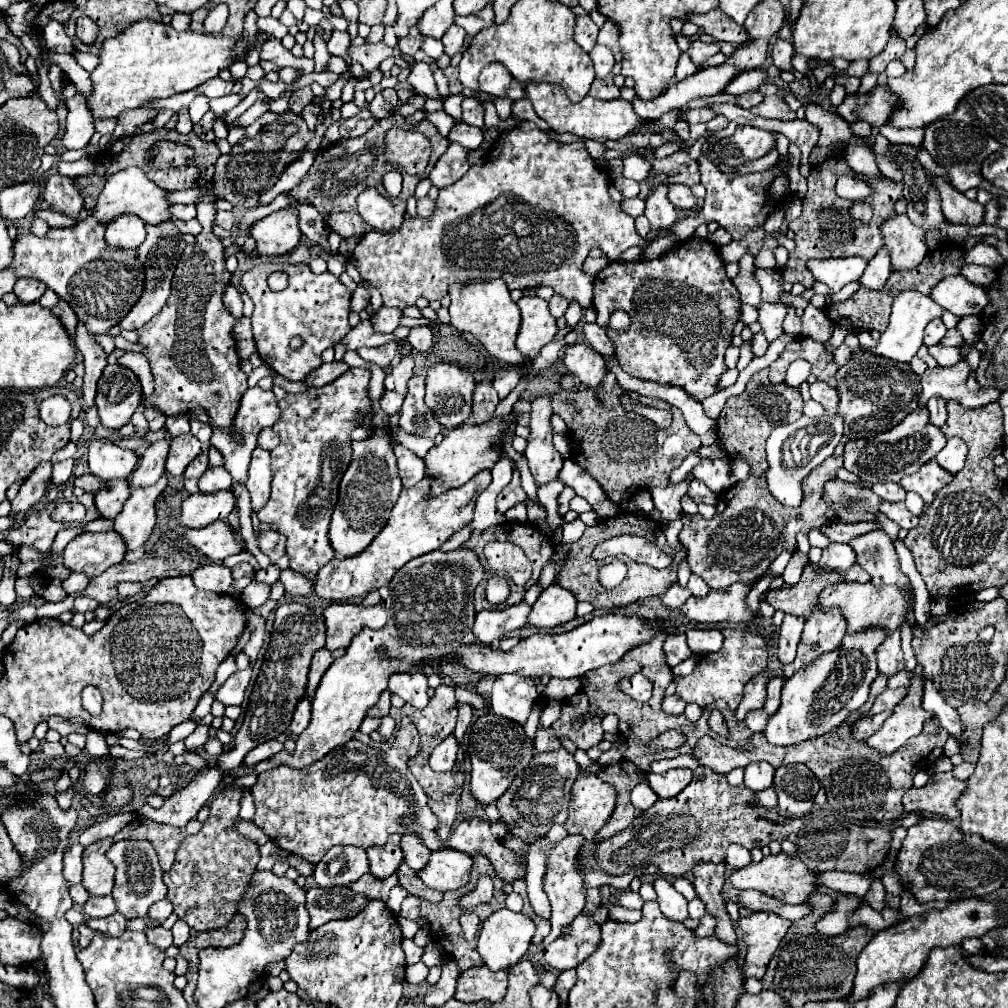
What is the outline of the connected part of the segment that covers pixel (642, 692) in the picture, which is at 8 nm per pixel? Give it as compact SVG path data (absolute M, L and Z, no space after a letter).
M640 674L620 680L618 686L622 692L626 692L628 696L632 696L634 700L640 700L640 702L646 702L652 696L652 682Z

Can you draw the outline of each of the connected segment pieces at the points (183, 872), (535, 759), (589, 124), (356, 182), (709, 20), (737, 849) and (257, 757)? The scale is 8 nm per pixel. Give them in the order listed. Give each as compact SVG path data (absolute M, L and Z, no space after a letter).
M222 788L212 798L208 820L198 834L188 836L180 844L174 866L164 872L168 886L166 898L174 904L178 918L186 920L194 930L216 930L230 922L230 910L238 910L240 896L246 892L260 860L258 846L236 830L242 790L244 788Z
M562 746L556 752L540 752L534 754L528 762L528 768L516 776L510 784L508 792L500 796L496 802L500 810L500 820L506 822L510 828L520 826L520 834L526 838L544 836L552 824L564 824L568 820L568 804L570 804L570 788L580 772L580 766L574 762L574 756Z
M530 82L526 86L526 96L532 102L536 114L548 122L548 126L554 132L570 132L578 138L590 138L590 140L598 140L598 142L606 142L606 140L620 140L628 134L632 134L634 130L638 130L640 126L644 126L648 120L640 120L640 116L636 116L636 112L632 110L632 104L616 98L616 100L598 100L592 96L586 96L582 102L572 104L568 100L568 96L564 96L564 90L558 84L534 84Z
M394 112L390 118L378 120L378 124L368 134L344 140L344 148L340 144L334 144L320 150L306 178L290 194L300 200L310 200L316 210L324 216L326 226L338 232L342 238L364 236L372 228L368 228L368 224L360 220L360 214L356 212L356 196L368 186L382 190L382 176L386 170L392 168L392 164L384 160L384 136L390 128L398 128L400 124L406 124L406 120L398 112Z
M718 8L708 12L708 14L692 14L690 20L700 26L700 30L704 30L708 36L712 36L718 42L730 42L734 46L740 46L748 40L746 28L738 26L734 20L730 20L728 16L724 16L724 12L720 12Z
M730 844L728 852L726 852L726 858L724 858L724 864L726 864L730 870L740 870L740 868L748 866L750 862L752 862L750 850L746 850L746 848L740 846L740 844Z
M268 740L268 742L256 746L252 752L248 752L248 756L244 758L244 764L246 766L254 766L254 764L258 764L258 762L262 762L262 760L278 754L280 750L282 750L282 744L278 740Z

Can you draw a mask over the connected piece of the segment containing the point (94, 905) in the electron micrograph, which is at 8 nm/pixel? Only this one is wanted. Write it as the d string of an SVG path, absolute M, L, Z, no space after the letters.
M90 896L88 902L84 904L84 912L90 918L104 918L116 912L116 904L112 896Z

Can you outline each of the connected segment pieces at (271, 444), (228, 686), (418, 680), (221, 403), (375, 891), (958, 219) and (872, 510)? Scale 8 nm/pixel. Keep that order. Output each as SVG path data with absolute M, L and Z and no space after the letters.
M264 428L264 430L260 432L260 436L258 436L258 446L260 446L260 448L272 450L272 448L276 448L278 444L280 444L280 438L276 436L276 432L274 432L272 428Z
M248 668L248 670L238 670L238 672L234 672L234 674L220 686L216 698L218 698L220 702L224 702L226 706L228 706L228 704L240 706L240 704L244 702L244 692L246 692L246 688L248 688L248 684L250 684L250 678L252 678L250 668Z
M404 672L404 674L392 674L388 690L392 694L398 694L402 700L416 708L424 708L428 704L428 682L422 672Z
M200 170L198 188L202 190L202 196L196 202L196 218L202 224L202 232L196 236L194 244L184 248L174 272L172 294L162 312L138 330L140 344L146 346L144 356L150 360L156 384L154 394L146 398L144 406L162 410L166 416L188 414L192 408L202 406L210 416L212 428L230 430L232 438L240 442L240 434L232 430L232 418L240 406L240 396L248 390L248 376L240 368L236 340L232 336L236 318L222 302L224 288L230 284L232 274L224 266L226 248L212 232L218 198L212 196L212 184L206 178L206 170Z
M364 874L358 882L354 882L350 888L354 888L354 892L360 892L360 894L364 894L364 896L368 896L368 898L376 898L376 900L388 900L388 894L390 894L390 890L394 888L398 884L398 876L396 874L392 874L392 876L388 876L388 878L384 878L384 880L380 880L380 878L376 878L376 876L372 876L372 874Z
M930 174L930 182L934 182L940 190L942 198L942 212L944 216L954 224L966 224L966 226L978 226L984 218L984 206L980 202L968 200L964 194L956 192L950 182L944 182L942 178Z
M832 480L826 486L826 500L832 502L838 518L844 522L874 520L880 504L880 498L870 488L858 488L840 480Z

